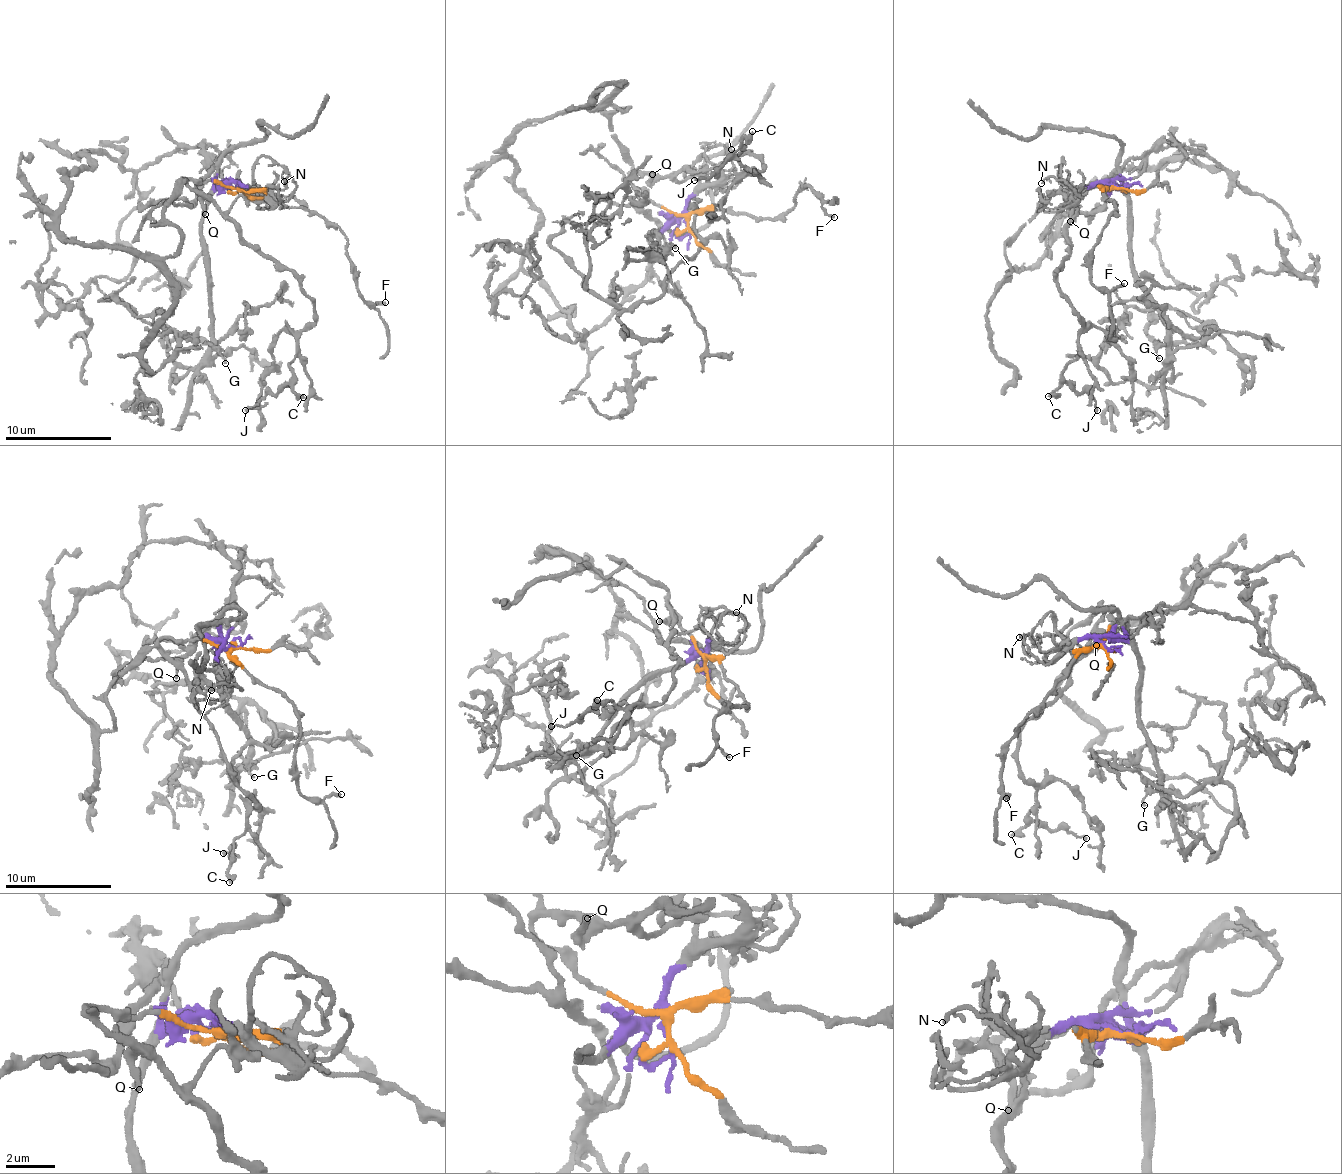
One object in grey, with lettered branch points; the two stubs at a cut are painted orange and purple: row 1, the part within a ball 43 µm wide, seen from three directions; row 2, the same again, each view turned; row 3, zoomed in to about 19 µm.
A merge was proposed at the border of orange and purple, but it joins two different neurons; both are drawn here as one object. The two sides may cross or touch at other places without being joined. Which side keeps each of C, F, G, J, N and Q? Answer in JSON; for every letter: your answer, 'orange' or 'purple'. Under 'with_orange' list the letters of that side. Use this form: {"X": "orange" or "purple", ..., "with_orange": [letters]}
{"C": "orange", "F": "orange", "G": "purple", "J": "orange", "N": "purple", "Q": "orange", "with_orange": ["C", "F", "J", "Q"]}

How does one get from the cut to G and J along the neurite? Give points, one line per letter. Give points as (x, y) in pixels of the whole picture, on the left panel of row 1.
G: (241, 190), (236, 185), (223, 185), (212, 197), (201, 226), (211, 347), (225, 362)
J: (241, 190), (183, 180), (290, 271), (314, 305), (290, 363), (293, 375), (276, 393), (266, 394), (244, 411)

